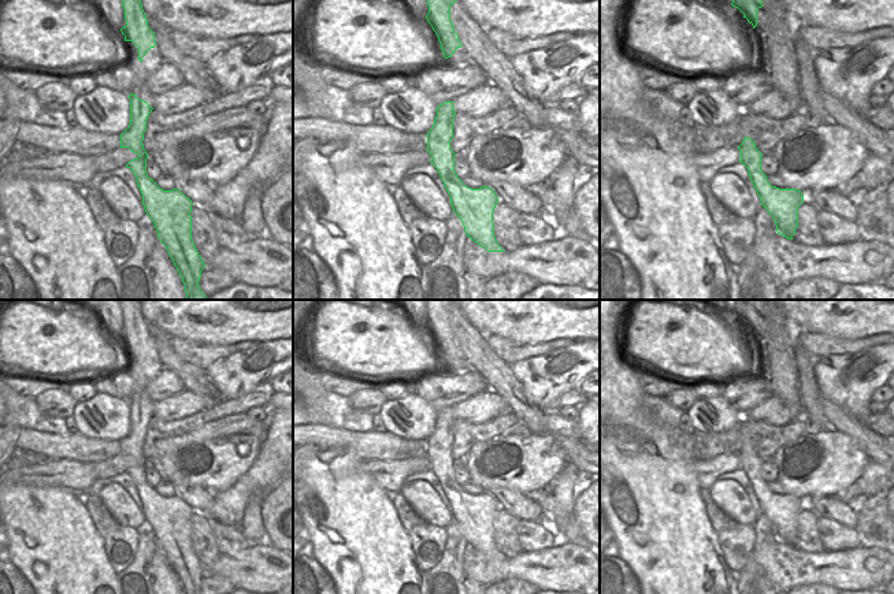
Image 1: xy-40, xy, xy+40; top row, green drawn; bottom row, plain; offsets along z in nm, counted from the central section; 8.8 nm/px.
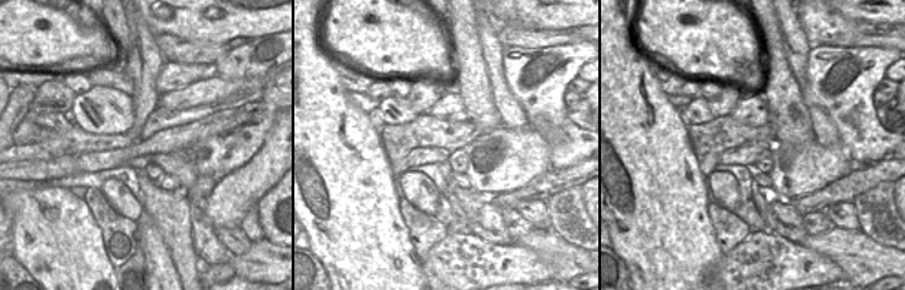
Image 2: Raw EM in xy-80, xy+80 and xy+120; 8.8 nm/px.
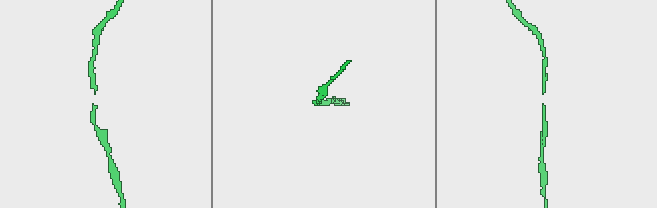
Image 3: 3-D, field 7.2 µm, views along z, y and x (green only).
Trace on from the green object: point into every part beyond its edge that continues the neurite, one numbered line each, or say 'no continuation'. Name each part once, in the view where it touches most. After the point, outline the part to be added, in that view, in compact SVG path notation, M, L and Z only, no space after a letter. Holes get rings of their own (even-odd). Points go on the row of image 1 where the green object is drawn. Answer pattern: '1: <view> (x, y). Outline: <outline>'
no continuation.

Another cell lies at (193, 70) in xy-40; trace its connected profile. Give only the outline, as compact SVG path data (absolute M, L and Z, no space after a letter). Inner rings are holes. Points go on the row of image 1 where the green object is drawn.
M148 15L146 19L149 29L155 34L160 56L164 62L174 64L175 68L183 75L185 82L194 83L201 79L207 90L214 89L214 78L208 71L207 64L182 53L181 49L173 42L173 31L168 26Z

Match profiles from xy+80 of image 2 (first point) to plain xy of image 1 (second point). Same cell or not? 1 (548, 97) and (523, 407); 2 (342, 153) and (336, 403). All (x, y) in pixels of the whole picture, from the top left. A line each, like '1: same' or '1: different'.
1: different
2: different

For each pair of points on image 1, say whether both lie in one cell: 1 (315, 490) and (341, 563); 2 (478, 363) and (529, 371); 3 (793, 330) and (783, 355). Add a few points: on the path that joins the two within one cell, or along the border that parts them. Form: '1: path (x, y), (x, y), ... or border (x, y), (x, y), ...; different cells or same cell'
1: path (333, 508), (341, 516), (341, 545); same cell
2: border (509, 366), (525, 397); different cells
3: path (787, 336), (783, 340), (783, 349); same cell

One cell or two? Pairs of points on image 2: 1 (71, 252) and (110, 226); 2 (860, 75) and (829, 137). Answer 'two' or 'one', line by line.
1: two
2: two

